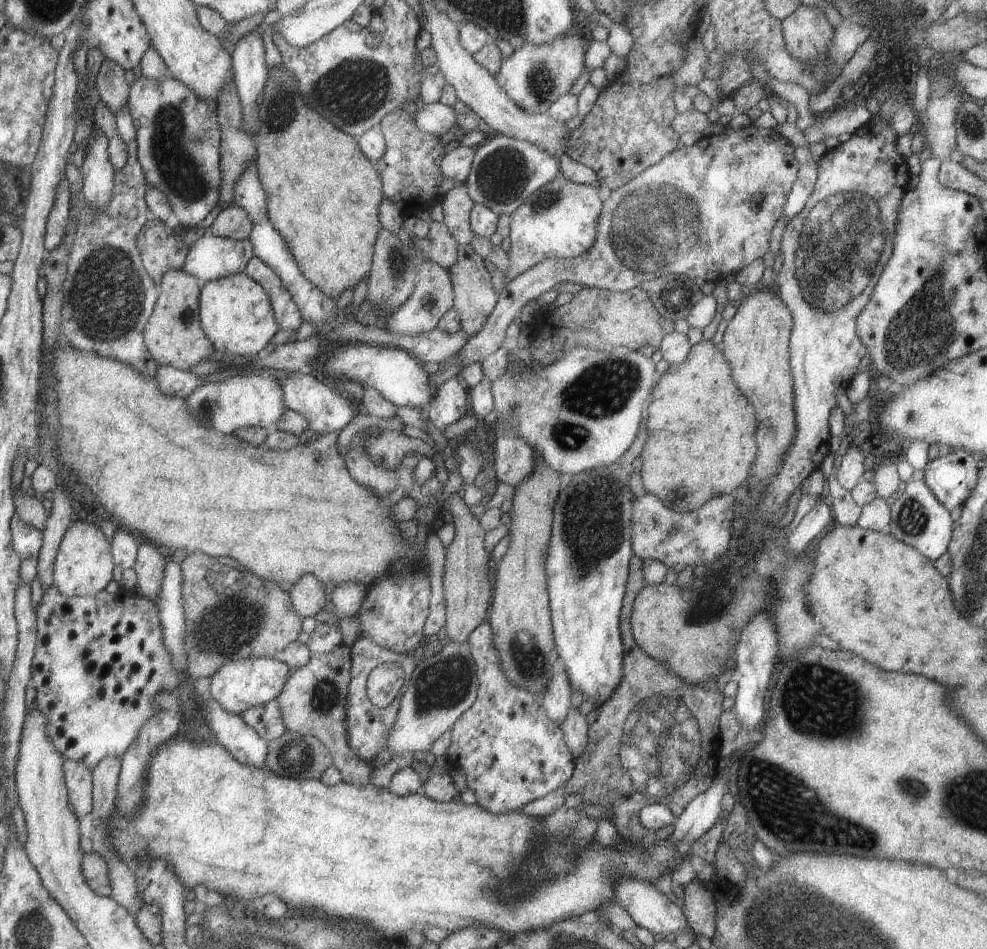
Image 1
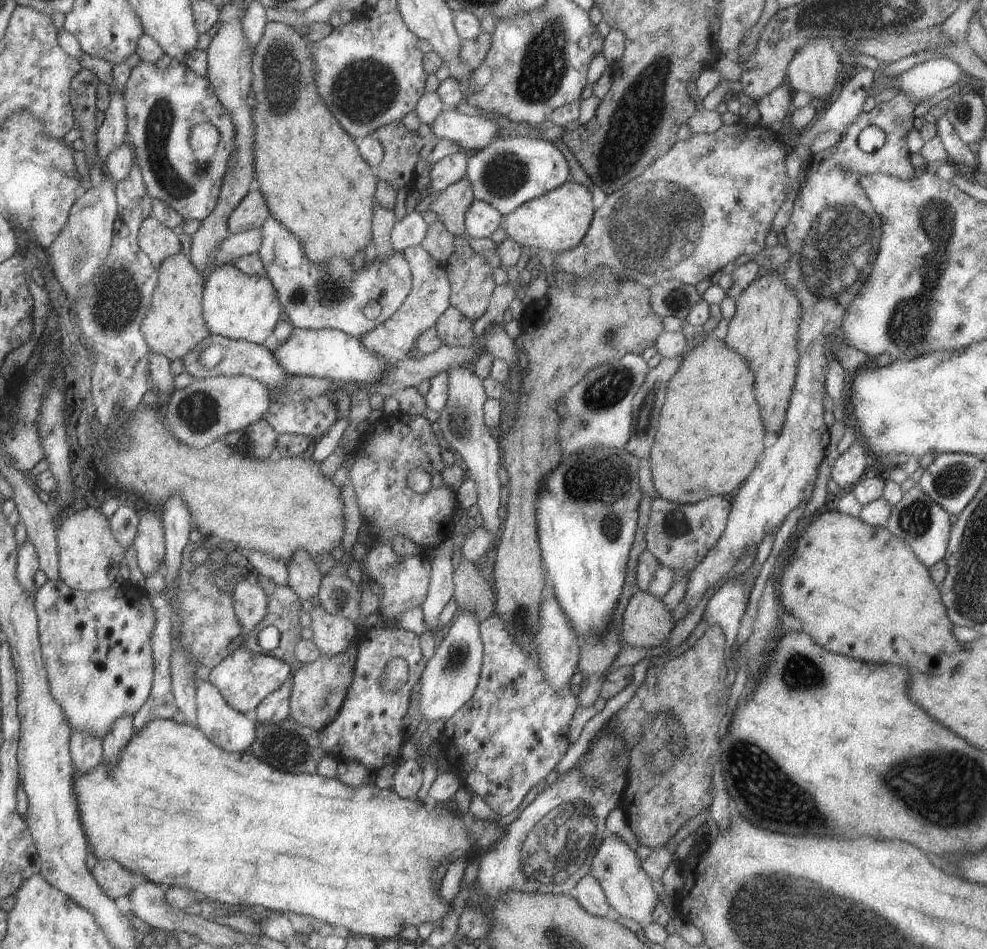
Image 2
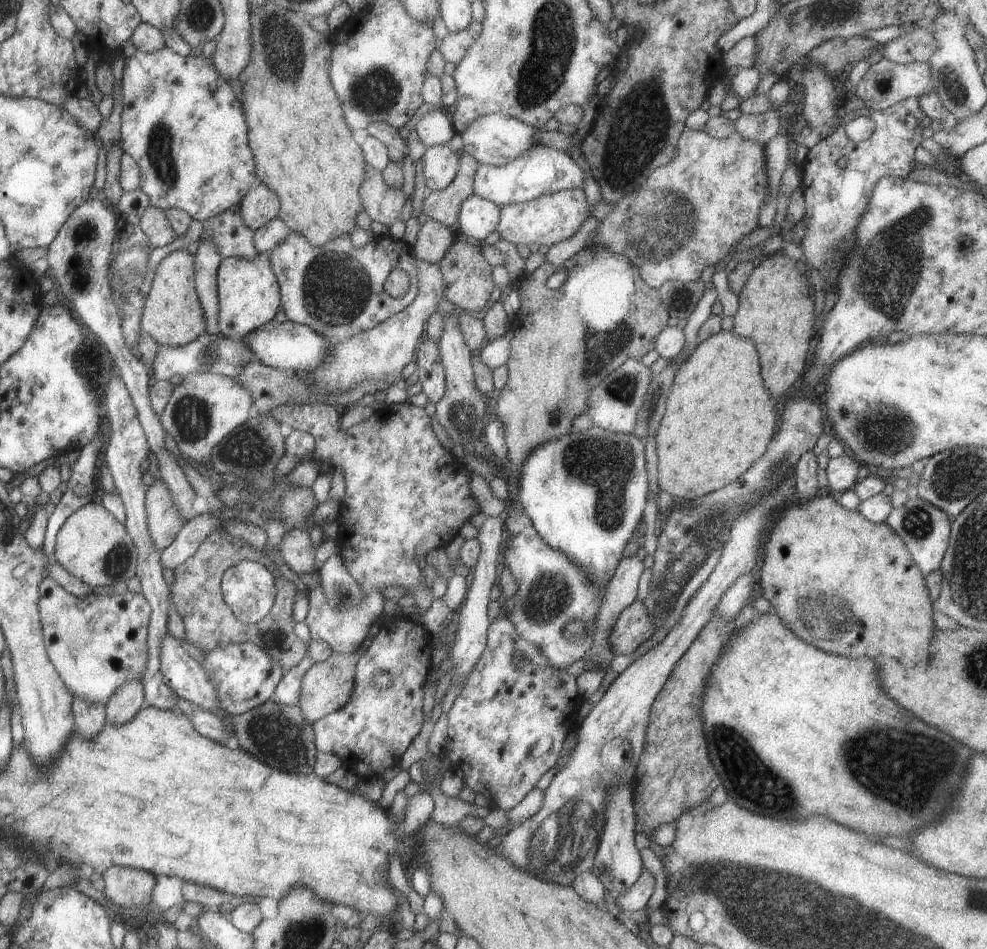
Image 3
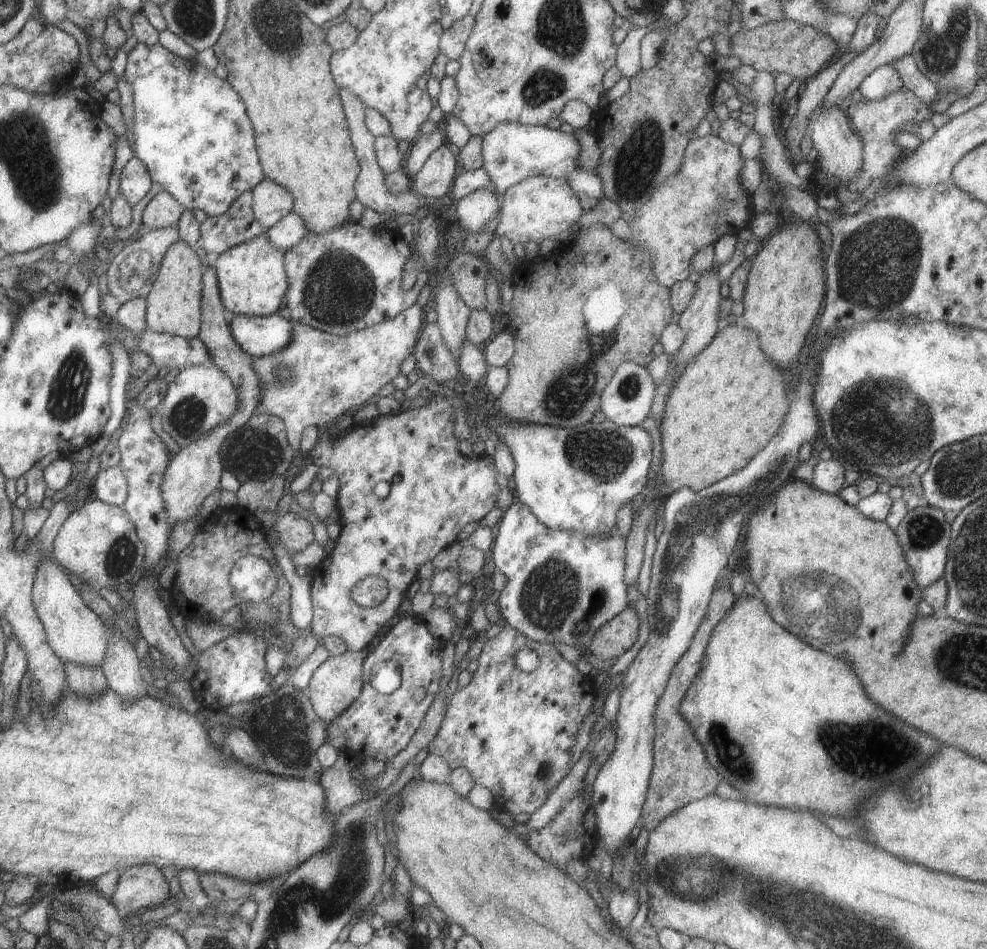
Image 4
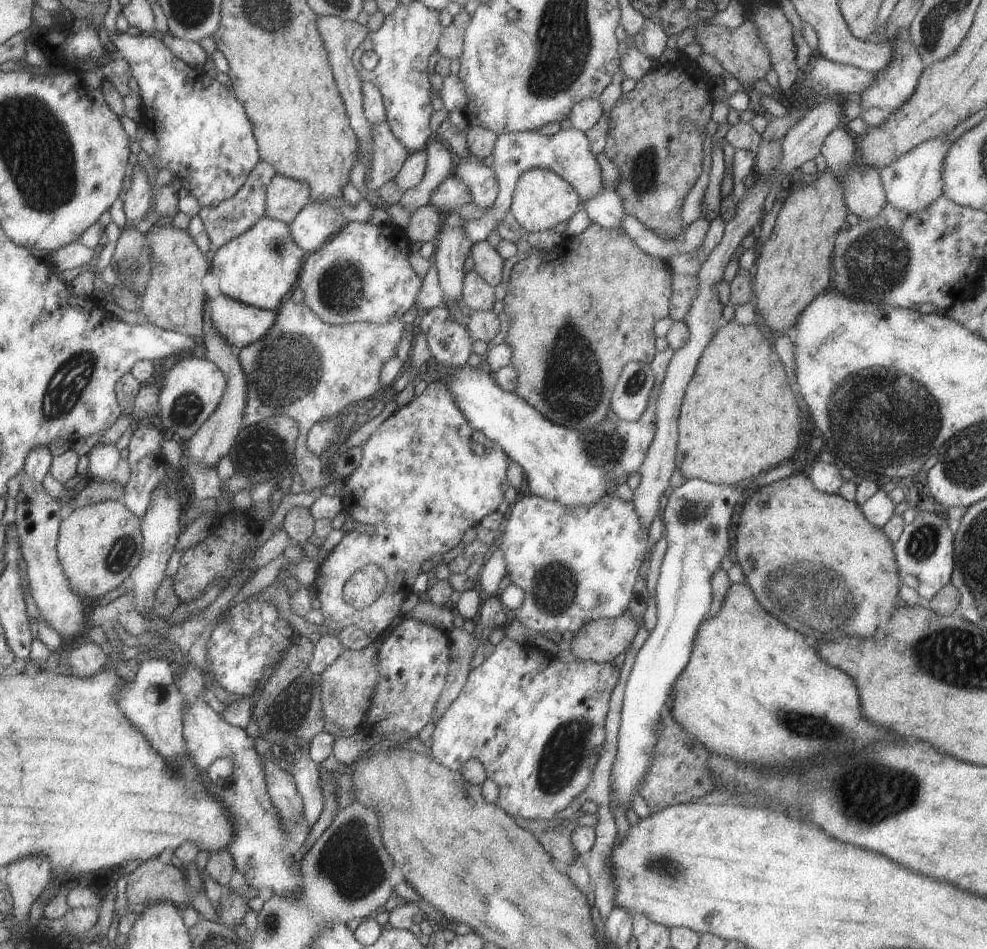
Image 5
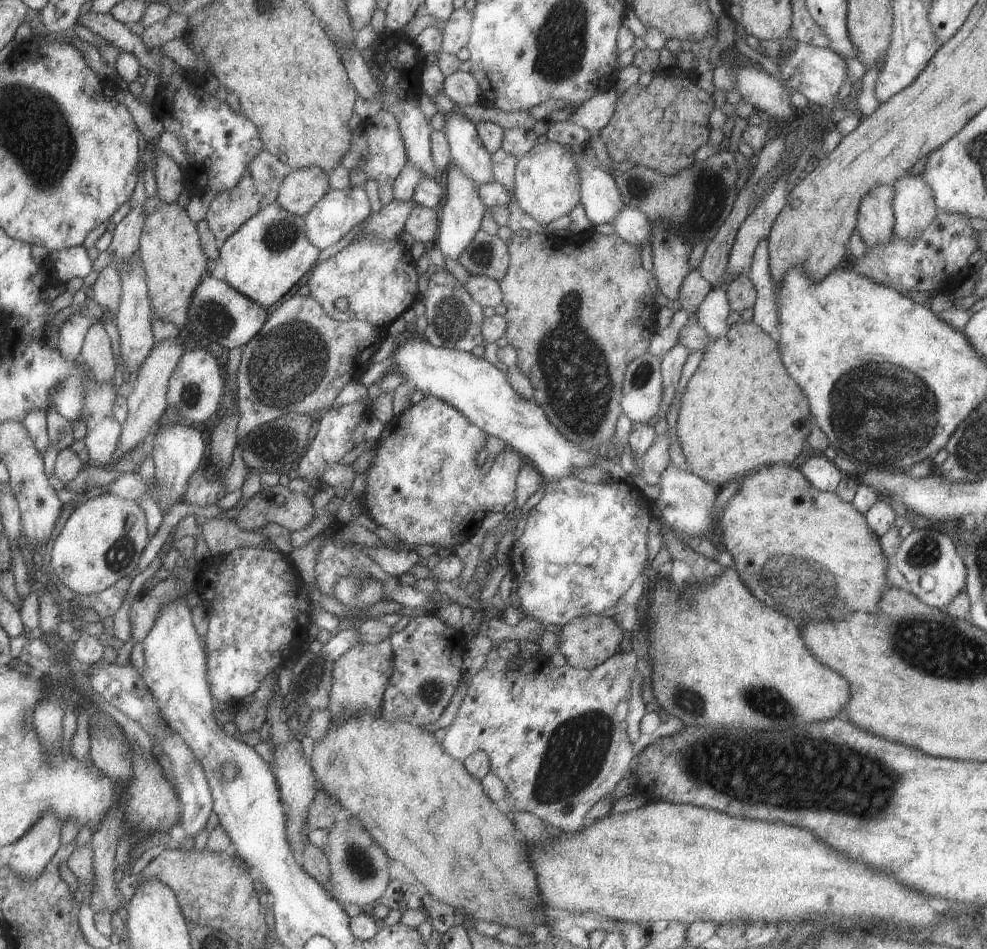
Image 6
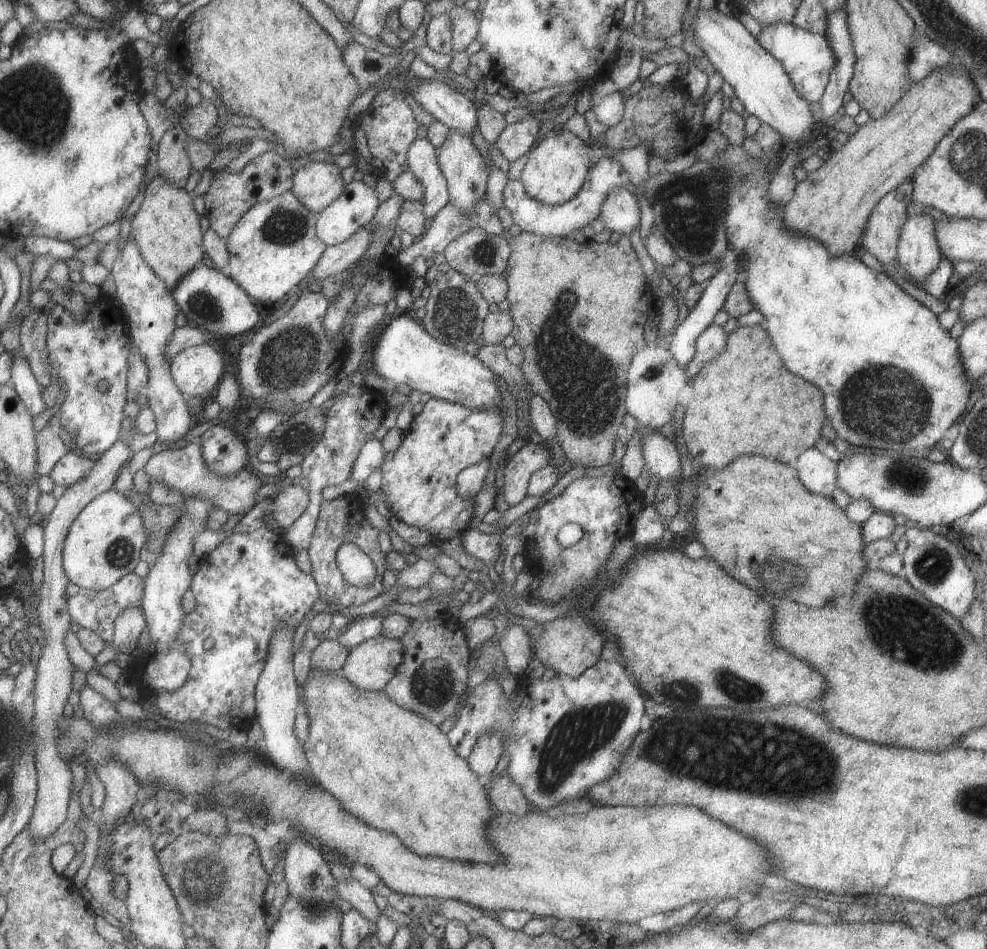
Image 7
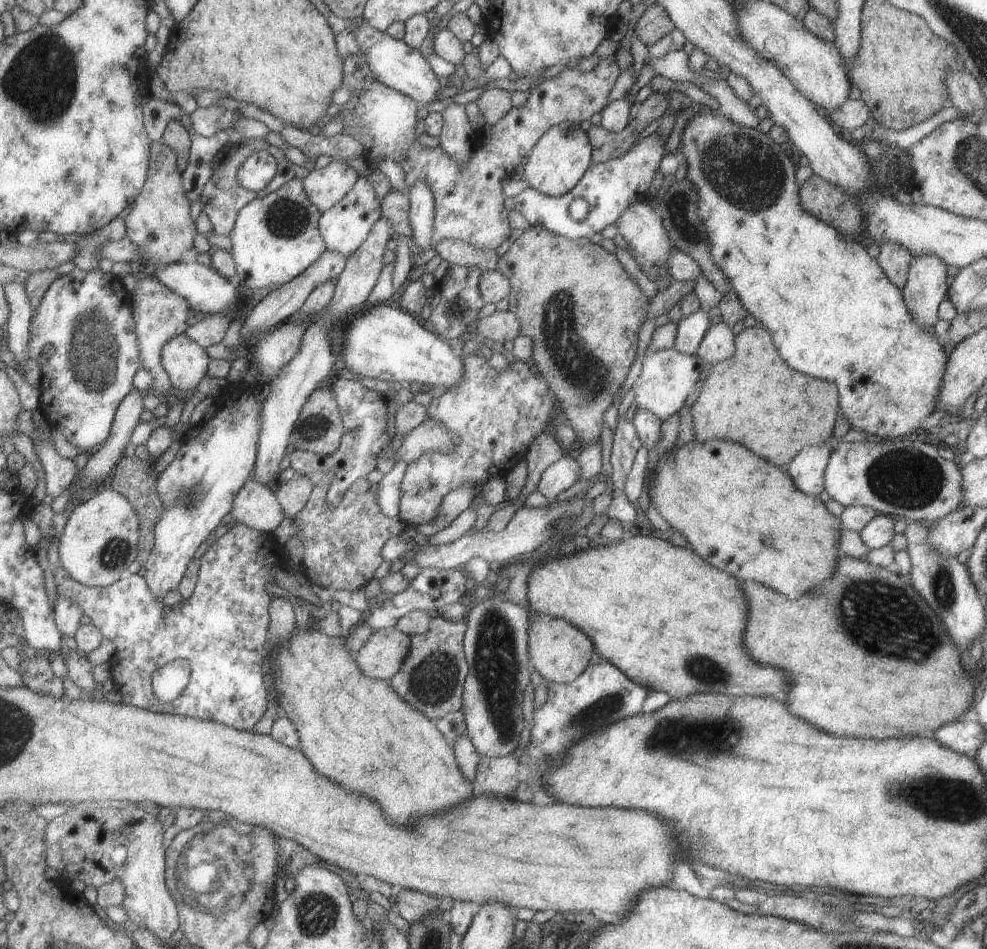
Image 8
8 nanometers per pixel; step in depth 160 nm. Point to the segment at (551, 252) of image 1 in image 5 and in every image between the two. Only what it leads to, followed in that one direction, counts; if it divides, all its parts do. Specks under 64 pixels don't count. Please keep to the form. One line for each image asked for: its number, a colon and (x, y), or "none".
2: (557, 220)
3: (547, 219)
4: (537, 207)
5: (541, 199)

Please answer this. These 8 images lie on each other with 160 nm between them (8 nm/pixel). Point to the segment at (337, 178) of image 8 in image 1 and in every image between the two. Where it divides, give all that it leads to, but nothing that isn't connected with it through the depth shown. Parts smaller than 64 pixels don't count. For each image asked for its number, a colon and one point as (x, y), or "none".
1: (233, 222)
2: (251, 211)
3: (260, 204)
4: (270, 201)
5: (285, 197)
6: (301, 188)
7: (316, 183)

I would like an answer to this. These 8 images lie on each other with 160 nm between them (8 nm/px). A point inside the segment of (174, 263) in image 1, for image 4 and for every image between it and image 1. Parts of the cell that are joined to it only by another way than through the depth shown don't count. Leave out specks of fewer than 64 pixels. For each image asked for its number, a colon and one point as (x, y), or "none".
2: (157, 241)
3: (153, 222)
4: (162, 210)

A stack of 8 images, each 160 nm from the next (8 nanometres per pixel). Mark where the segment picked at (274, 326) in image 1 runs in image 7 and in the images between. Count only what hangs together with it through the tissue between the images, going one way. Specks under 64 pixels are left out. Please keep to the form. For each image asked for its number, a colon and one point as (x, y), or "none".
2: (235, 305)
3: (248, 294)
4: (251, 277)
5: (258, 267)
6: (268, 254)
7: (272, 247)

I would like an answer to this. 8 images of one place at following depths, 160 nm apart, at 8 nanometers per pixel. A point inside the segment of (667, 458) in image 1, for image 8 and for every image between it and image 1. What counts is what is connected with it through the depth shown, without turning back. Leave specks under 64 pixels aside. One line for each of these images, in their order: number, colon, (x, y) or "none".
2: (709, 434)
3: (718, 418)
4: (730, 400)
5: (737, 419)
6: (739, 410)
7: (744, 402)
8: (749, 399)

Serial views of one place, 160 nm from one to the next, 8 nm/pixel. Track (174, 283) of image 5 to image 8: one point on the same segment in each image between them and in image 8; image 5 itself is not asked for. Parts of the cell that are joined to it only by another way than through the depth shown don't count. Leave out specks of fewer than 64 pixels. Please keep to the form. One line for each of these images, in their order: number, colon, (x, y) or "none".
6: (171, 256)
7: (165, 229)
8: (158, 223)

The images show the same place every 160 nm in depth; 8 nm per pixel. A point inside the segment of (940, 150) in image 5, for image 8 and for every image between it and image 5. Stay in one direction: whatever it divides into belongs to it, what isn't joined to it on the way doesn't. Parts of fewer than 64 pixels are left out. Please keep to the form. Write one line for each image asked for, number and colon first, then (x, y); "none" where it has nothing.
6: (914, 208)
7: (918, 254)
8: (926, 284)

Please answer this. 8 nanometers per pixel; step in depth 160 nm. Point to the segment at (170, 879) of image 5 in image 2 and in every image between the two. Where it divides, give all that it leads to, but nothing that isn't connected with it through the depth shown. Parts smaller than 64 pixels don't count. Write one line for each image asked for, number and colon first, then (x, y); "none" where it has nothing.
2: (115, 880)
3: (126, 887)
4: (144, 886)

